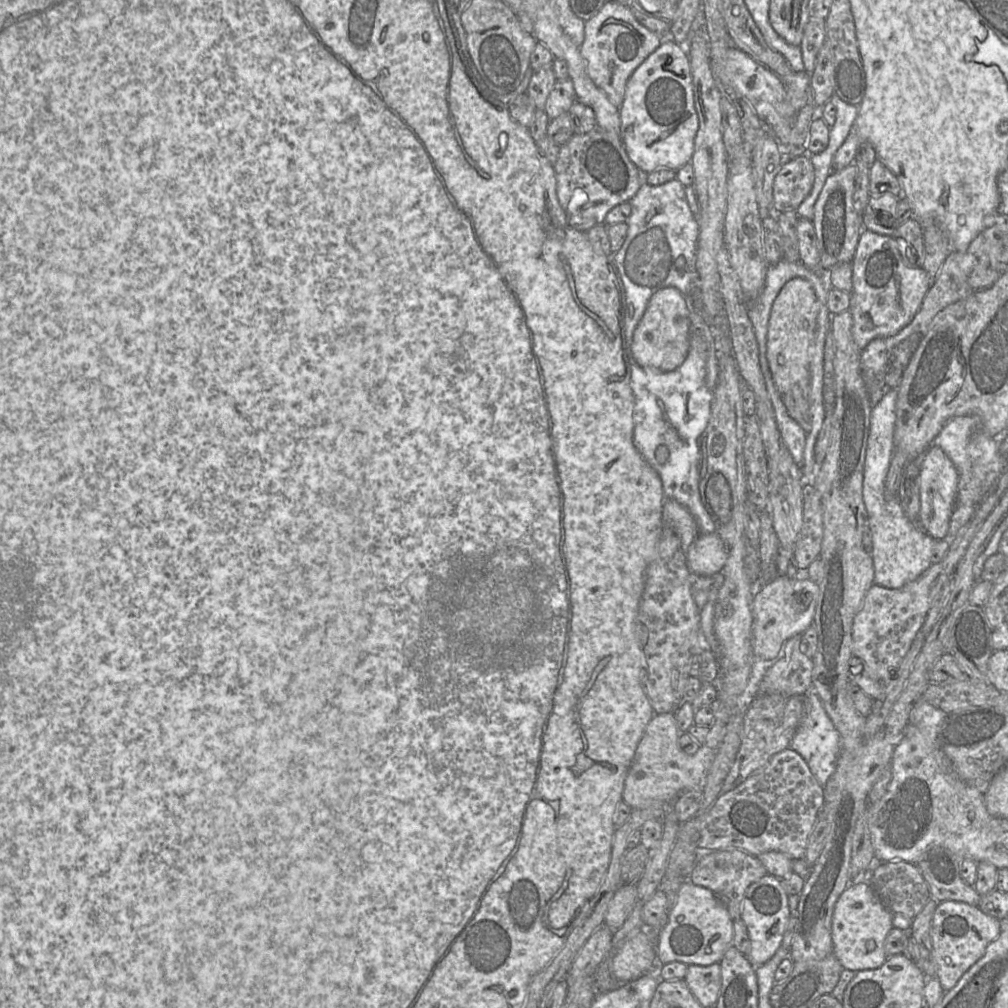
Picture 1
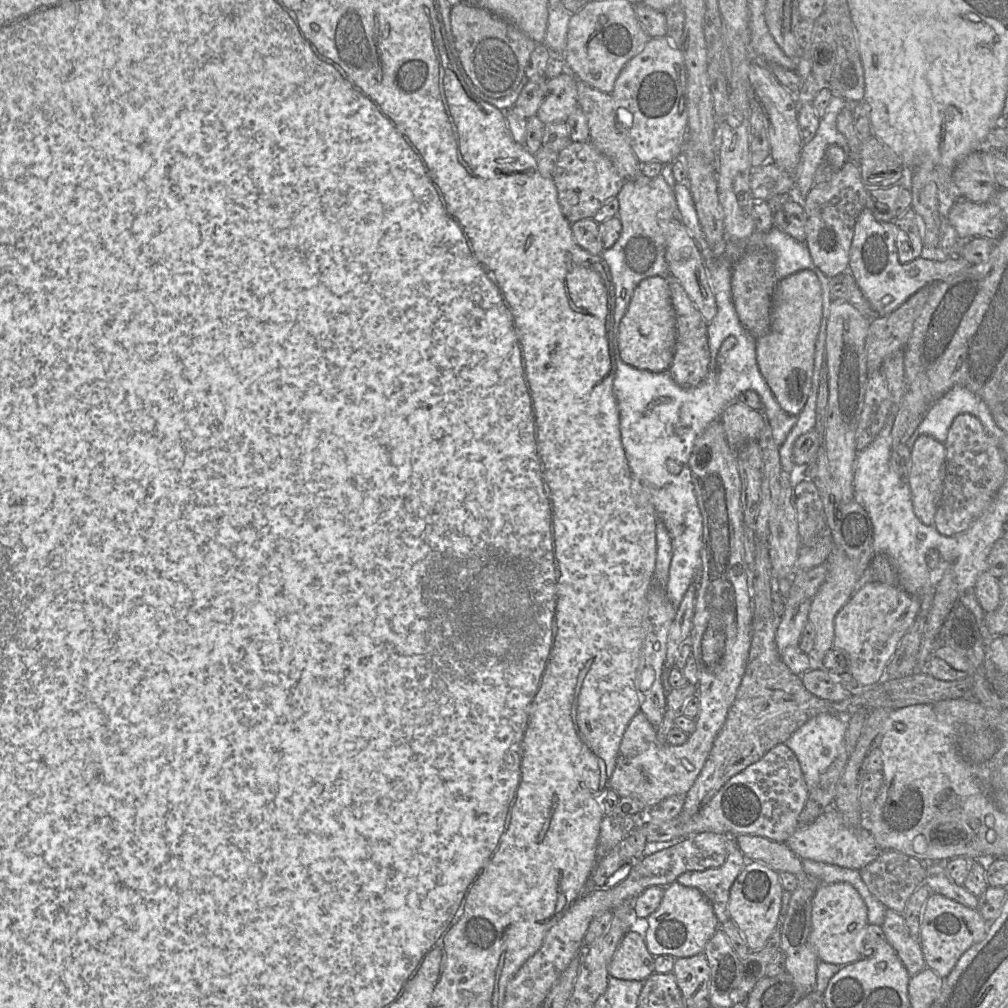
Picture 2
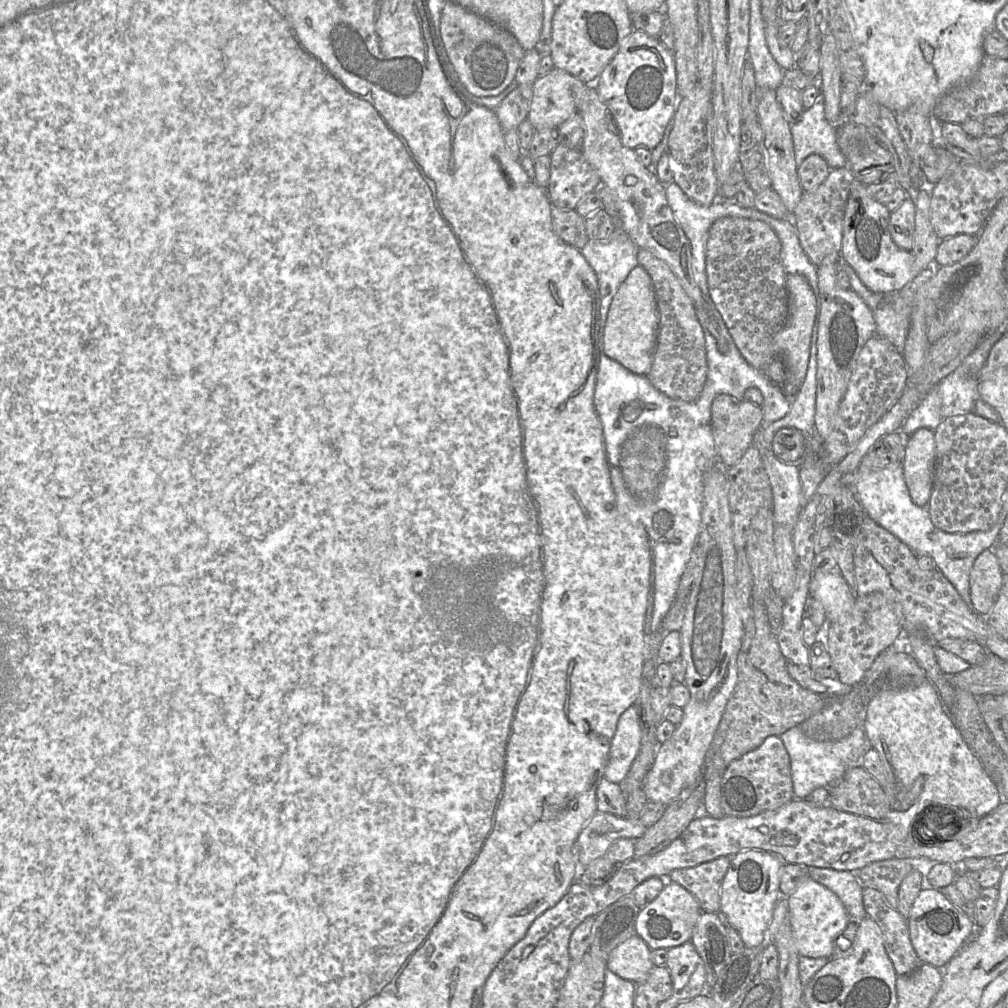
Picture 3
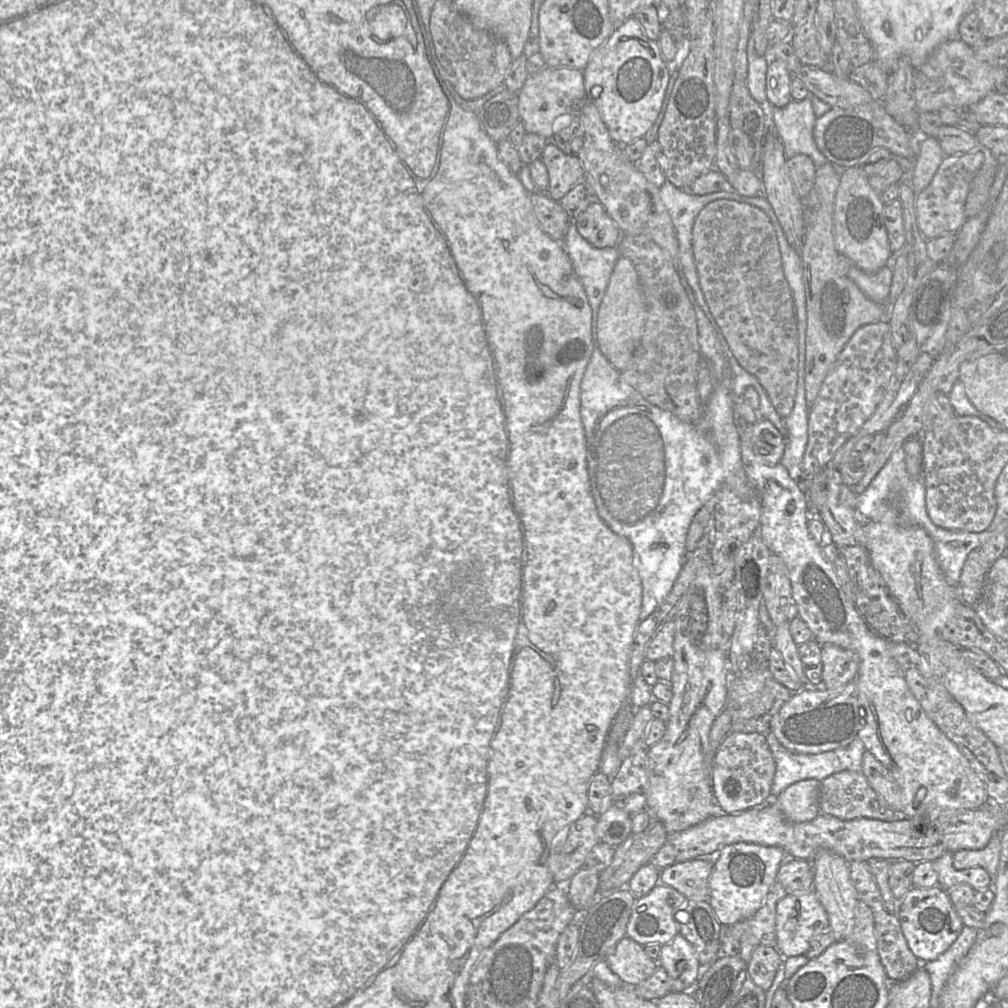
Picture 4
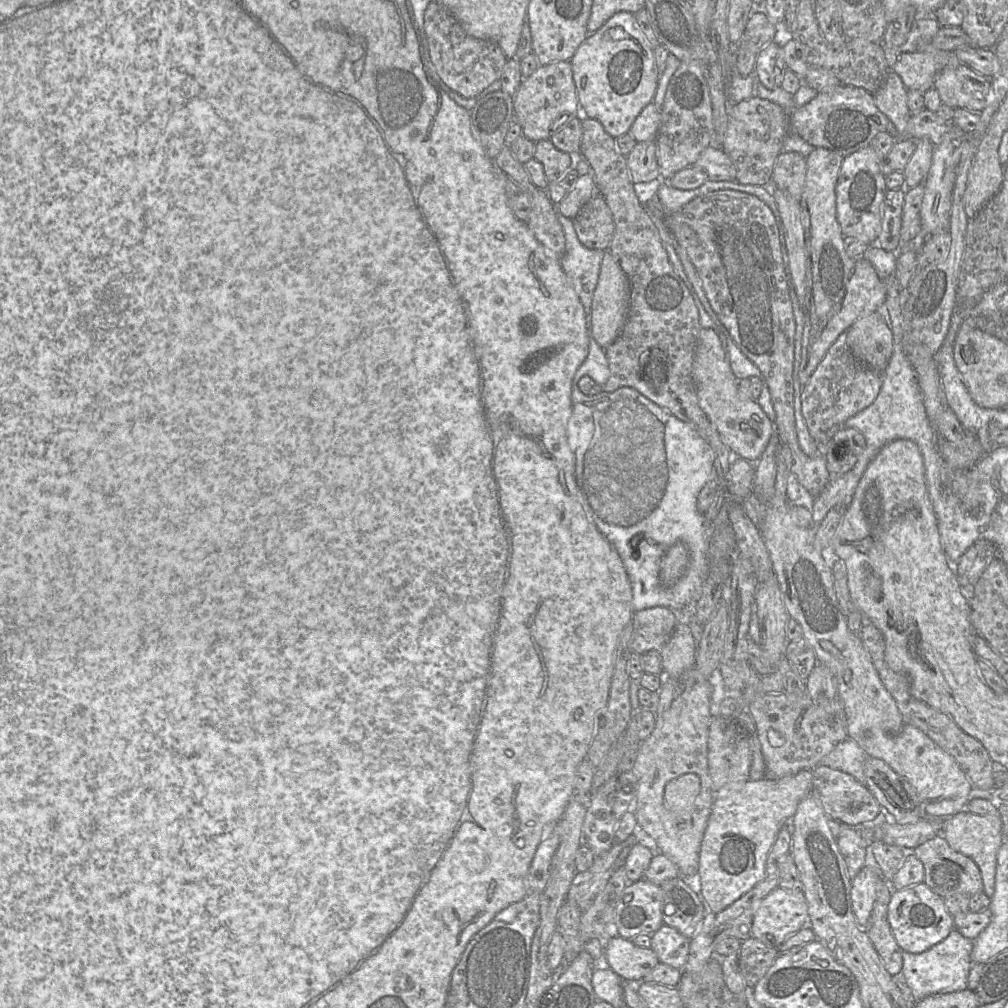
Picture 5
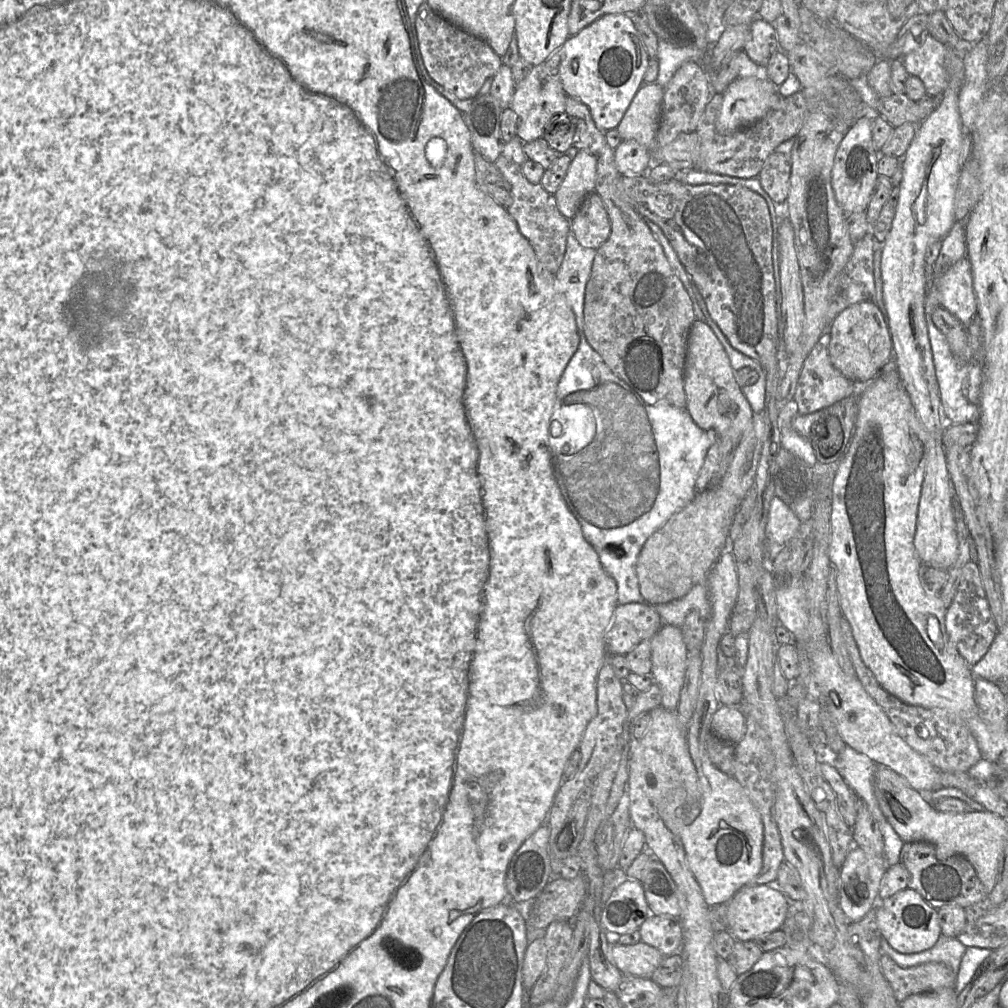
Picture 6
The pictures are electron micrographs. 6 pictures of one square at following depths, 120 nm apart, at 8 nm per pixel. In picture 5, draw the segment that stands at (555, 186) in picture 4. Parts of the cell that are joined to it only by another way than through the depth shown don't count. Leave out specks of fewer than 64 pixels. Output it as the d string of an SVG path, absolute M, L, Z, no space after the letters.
M550 139L535 143L534 159L544 168L548 183L558 180L573 164L574 154L568 154L557 149Z

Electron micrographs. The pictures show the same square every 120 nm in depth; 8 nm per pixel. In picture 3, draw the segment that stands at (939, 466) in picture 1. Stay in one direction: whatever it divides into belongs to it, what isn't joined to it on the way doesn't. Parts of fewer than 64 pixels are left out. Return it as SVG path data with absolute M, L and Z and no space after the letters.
M920 428L906 442L903 476L913 502L927 507L933 488L936 458L935 435Z

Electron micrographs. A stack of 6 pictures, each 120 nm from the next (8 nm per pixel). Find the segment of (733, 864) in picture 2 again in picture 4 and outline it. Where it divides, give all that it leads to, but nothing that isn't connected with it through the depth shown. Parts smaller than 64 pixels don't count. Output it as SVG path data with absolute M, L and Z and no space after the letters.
M688 860L659 871L659 883L668 885L688 900L707 901L713 861Z

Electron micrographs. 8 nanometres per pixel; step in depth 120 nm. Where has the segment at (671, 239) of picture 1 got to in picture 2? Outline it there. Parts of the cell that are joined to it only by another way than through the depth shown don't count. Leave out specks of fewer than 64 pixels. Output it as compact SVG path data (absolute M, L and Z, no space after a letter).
M658 175L655 178L640 176L633 181L625 181L616 196L619 202L618 218L622 223L622 230L616 243L604 249L602 259L609 267L610 276L615 287L614 325L619 325L625 315L633 292L638 284L649 277L669 275L668 264L665 259L666 234L669 223L673 219L681 220L675 198L672 180Z

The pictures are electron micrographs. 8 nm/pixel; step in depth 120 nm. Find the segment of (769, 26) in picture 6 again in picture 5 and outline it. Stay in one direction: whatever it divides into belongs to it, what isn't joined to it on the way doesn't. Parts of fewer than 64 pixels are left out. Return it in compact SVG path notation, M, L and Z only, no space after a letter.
M779 41L764 46L757 54L755 74L767 88L781 87L787 67Z

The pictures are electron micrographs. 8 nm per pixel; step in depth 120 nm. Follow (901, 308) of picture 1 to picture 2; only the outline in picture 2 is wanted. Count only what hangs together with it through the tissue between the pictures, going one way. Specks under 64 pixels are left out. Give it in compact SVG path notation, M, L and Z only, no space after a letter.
M867 208L857 218L852 239L848 271L854 277L871 307L880 316L885 316L905 303L912 295L932 282L944 280L972 265L960 257L926 259L918 257L901 263L895 244L893 222L880 222Z

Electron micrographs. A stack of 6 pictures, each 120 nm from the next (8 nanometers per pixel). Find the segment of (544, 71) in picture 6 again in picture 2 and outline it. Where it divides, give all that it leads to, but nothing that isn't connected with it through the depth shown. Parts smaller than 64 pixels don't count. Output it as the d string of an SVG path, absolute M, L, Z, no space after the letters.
M568 70L554 78L547 79L545 95L536 116L545 124L565 122L569 115L578 107L577 78Z

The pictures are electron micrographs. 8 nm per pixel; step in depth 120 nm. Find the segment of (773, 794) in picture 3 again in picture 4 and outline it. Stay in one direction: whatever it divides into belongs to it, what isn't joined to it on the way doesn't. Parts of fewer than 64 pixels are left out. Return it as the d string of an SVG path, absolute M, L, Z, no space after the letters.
M730 732L718 747L711 764L710 784L723 814L740 813L768 804L776 764L765 734Z

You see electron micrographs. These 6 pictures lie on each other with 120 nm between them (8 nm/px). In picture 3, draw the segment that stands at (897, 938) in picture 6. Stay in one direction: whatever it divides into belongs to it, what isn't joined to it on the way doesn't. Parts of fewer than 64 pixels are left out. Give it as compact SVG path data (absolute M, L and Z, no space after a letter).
M926 885L917 895L907 919L911 944L916 954L922 963L930 964L939 970L942 970L969 941L974 924L975 922L956 908L939 889L929 885Z

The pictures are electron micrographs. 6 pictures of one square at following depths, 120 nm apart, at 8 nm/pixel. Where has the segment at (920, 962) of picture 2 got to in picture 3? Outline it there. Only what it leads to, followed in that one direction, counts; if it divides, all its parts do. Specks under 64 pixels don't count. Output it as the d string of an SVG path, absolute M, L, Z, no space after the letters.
M864 887L862 896L867 916L878 925L885 951L897 975L914 972L922 961L911 944L907 920L897 909L889 906L880 891Z

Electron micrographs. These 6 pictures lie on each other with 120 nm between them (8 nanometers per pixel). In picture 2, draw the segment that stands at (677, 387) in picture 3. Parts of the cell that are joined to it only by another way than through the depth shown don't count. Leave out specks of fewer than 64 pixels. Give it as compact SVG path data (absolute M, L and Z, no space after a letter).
M670 275L666 279L668 281L671 303L676 318L675 351L667 372L680 387L691 389L699 386L709 371L708 323L692 302L681 283Z

